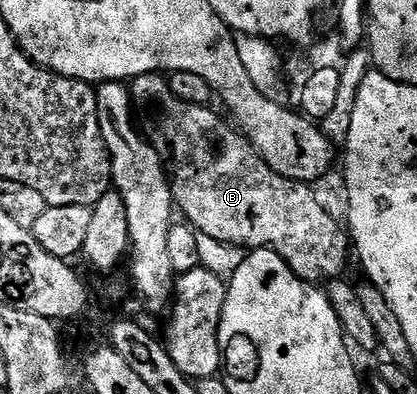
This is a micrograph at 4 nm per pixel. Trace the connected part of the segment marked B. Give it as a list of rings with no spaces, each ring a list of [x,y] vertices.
[[[161,73],[142,74],[128,86],[130,105],[136,111],[141,125],[150,130],[174,130],[170,150],[179,166],[172,170],[172,189],[175,207],[185,221],[198,233],[212,236],[224,244],[236,244],[250,250],[276,252],[292,268],[302,282],[325,284],[331,278],[342,278],[346,261],[352,258],[352,243],[347,231],[324,212],[322,199],[305,182],[293,182],[268,168],[268,164],[241,133],[226,134],[219,140],[219,150],[210,147],[210,137],[218,130],[218,118],[206,106],[193,106],[180,100],[172,92],[169,81]]]

